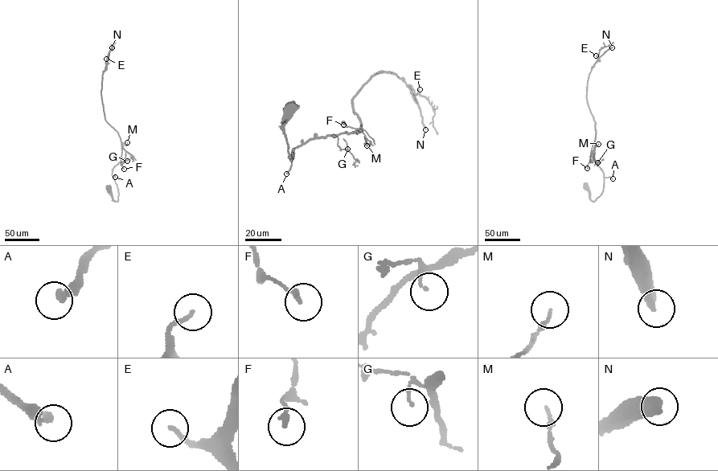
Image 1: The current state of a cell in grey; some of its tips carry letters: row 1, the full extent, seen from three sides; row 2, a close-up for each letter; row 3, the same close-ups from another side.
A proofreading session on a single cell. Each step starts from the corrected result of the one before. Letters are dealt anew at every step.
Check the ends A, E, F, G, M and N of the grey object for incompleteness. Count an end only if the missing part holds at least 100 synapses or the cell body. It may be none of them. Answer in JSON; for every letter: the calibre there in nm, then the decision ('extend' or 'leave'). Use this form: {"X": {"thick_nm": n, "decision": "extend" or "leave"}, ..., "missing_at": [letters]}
{"A": {"thick_nm": 300, "decision": "leave"}, "E": {"thick_nm": 160, "decision": "leave"}, "F": {"thick_nm": 200, "decision": "leave"}, "G": {"thick_nm": 100, "decision": "leave"}, "M": {"thick_nm": 170, "decision": "leave"}, "N": {"thick_nm": 480, "decision": "extend"}, "missing_at": ["N"]}

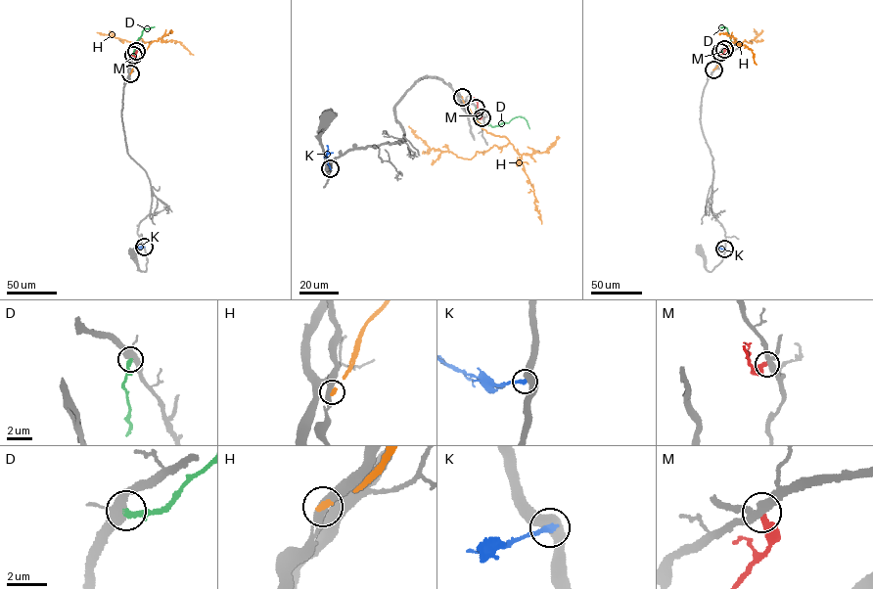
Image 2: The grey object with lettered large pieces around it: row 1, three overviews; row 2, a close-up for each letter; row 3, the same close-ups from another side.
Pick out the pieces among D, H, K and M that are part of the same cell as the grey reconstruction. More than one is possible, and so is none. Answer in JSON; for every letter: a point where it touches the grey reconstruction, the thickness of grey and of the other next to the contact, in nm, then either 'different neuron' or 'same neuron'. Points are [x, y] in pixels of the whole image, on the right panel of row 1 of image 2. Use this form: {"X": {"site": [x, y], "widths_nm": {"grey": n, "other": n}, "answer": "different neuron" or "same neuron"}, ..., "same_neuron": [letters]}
{"D": {"site": [720, 52], "widths_nm": {"grey": 360, "other": 320}, "answer": "same neuron"}, "H": {"site": [713, 69], "widths_nm": {"grey": 300, "other": 240}, "answer": "different neuron"}, "K": {"site": [724, 249], "widths_nm": {"grey": 550, "other": 280}, "answer": "different neuron"}, "M": {"site": [724, 49], "widths_nm": {"grey": 320, "other": 420}, "answer": "different neuron"}, "same_neuron": ["D"]}

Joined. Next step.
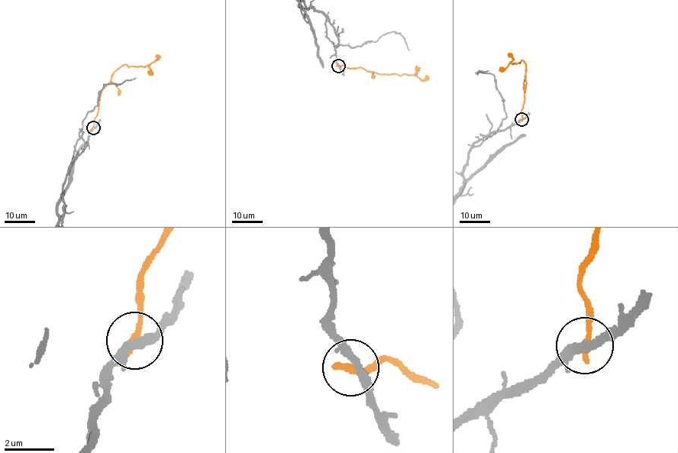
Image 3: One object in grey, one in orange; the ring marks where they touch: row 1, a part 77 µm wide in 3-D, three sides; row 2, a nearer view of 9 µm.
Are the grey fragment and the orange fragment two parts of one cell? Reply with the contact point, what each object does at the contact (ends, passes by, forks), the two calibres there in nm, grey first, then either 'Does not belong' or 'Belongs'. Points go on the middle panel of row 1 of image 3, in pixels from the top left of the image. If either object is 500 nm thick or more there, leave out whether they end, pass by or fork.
Place: (338, 66). At the ring grey passes by. At the ring orange ends. Thickness 320 nm (grey) against 320 nm. Does not belong

